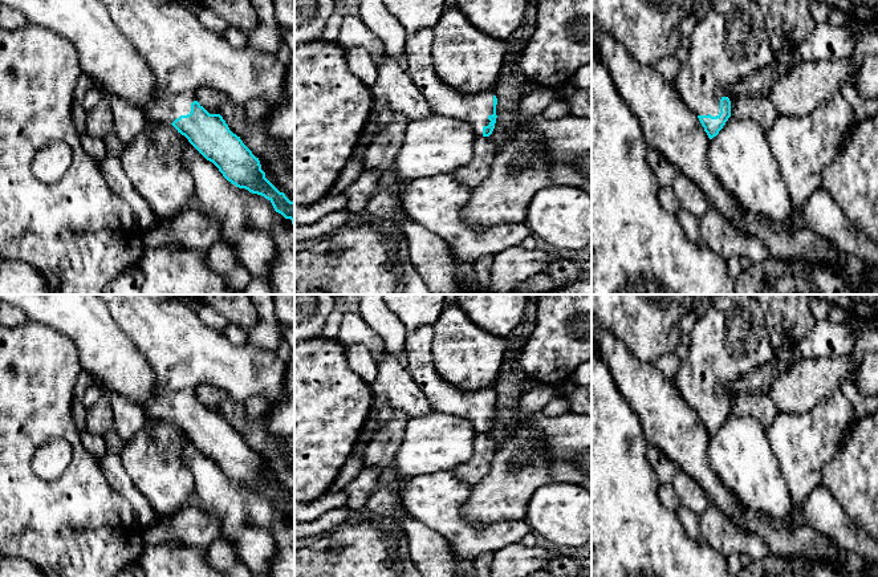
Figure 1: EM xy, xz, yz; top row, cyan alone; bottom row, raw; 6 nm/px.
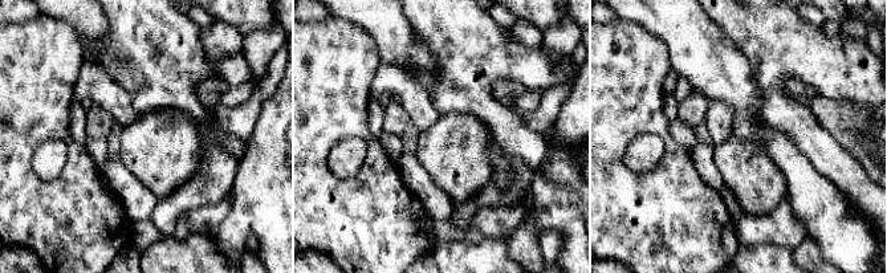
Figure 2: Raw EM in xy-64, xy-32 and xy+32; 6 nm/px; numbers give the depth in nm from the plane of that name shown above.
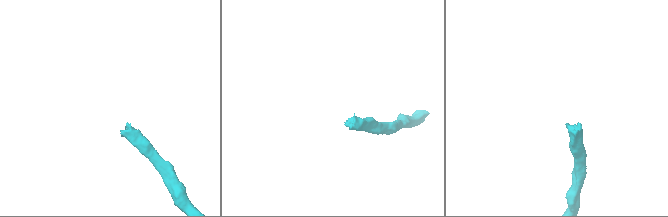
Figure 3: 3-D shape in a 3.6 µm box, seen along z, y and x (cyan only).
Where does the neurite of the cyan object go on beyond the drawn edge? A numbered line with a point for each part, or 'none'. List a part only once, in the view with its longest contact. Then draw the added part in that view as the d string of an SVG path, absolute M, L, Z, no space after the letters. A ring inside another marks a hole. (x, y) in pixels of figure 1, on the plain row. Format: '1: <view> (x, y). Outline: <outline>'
1: xz (474, 406). Outline: M423 325L407 333L405 353L407 370L415 385L435 411L446 411L468 419L477 434L483 432L483 424L489 422L488 414L493 411L495 389L466 391L447 383L435 370L431 354L434 329Z

